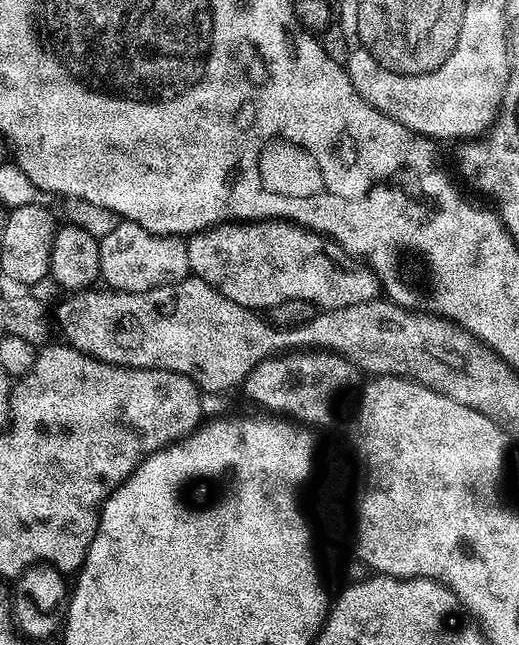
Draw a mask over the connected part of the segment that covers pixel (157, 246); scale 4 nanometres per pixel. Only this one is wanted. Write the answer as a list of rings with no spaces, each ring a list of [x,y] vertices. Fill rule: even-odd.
[[[121,219],[110,234],[106,234],[100,240],[100,280],[109,289],[118,292],[145,292],[161,288],[167,284],[182,282],[190,274],[190,258],[188,257],[187,243],[179,236],[155,236],[150,230],[142,230],[134,222]]]

